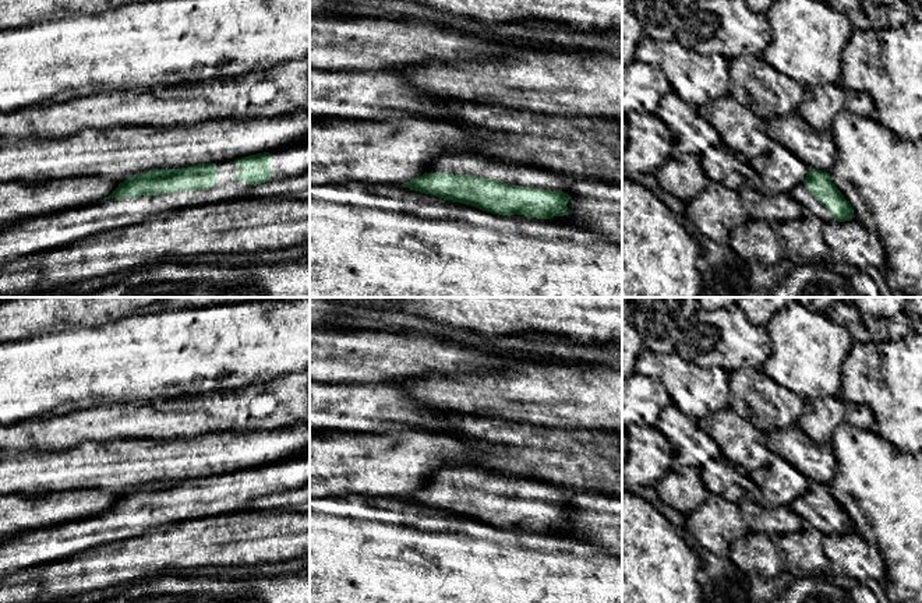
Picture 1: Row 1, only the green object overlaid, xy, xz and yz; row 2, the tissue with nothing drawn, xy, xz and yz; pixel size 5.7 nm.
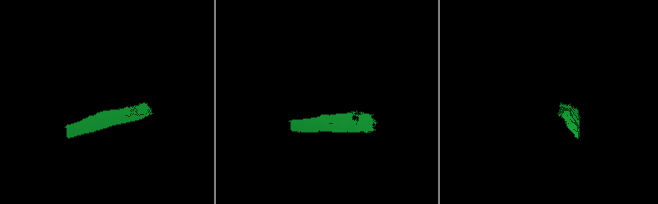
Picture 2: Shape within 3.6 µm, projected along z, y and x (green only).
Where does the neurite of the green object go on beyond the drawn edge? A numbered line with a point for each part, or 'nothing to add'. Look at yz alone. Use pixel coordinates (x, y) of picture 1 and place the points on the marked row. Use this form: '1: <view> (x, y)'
1: yz (809, 204)

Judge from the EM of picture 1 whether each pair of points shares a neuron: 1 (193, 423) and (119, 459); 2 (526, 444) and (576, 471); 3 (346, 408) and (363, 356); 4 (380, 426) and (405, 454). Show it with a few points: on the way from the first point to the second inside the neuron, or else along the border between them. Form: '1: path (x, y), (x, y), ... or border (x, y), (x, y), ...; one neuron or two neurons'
1: border (127, 437), (191, 438); two neurons
2: path (539, 452), (564, 458); one neuron
3: border (388, 383), (324, 384); two neurons
4: border (392, 430), (382, 433), (352, 432); two neurons

